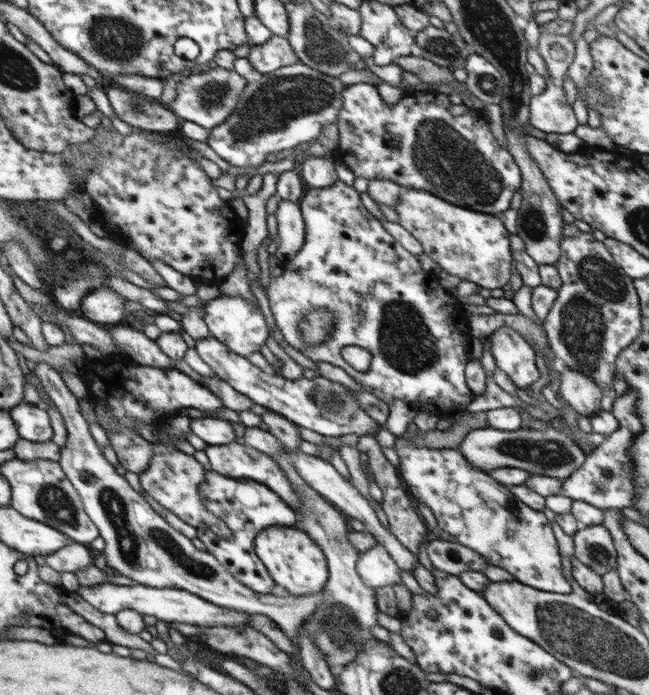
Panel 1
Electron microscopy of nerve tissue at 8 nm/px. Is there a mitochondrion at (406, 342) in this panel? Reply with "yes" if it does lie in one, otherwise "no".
yes

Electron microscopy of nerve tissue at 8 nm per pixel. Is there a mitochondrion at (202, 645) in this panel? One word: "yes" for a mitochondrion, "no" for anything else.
no

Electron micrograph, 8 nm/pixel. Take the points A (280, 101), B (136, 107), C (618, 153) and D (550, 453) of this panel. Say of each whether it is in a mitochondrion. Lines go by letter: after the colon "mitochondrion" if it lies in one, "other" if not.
A: mitochondrion
B: mitochondrion
C: other
D: mitochondrion

